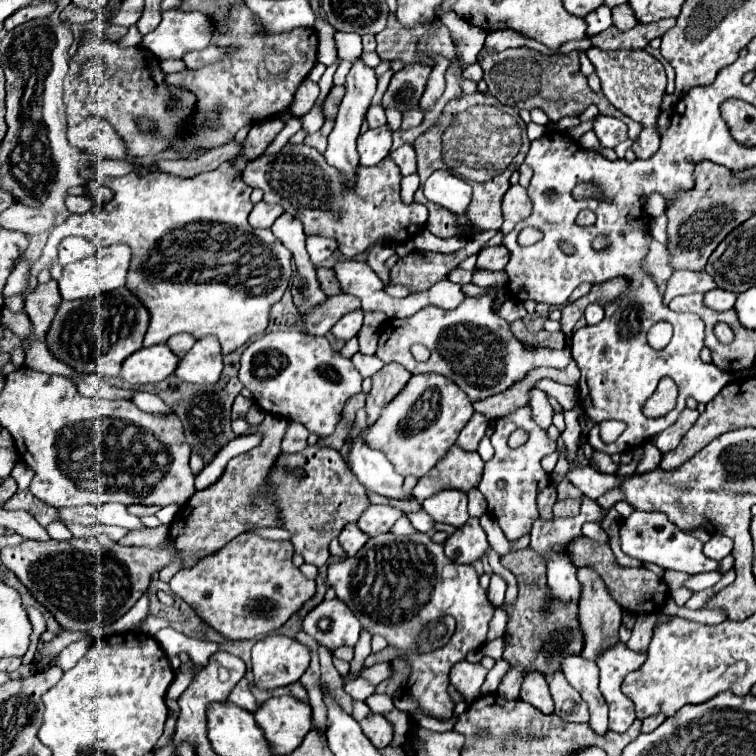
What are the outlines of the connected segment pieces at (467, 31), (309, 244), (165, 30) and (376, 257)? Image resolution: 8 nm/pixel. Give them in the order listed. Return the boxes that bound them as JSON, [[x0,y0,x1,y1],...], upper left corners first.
[[436,7,486,64],[306,236,336,266],[147,10,212,58],[366,240,396,286]]

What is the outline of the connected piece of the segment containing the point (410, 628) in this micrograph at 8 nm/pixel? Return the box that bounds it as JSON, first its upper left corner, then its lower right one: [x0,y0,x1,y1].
[328,532,494,720]

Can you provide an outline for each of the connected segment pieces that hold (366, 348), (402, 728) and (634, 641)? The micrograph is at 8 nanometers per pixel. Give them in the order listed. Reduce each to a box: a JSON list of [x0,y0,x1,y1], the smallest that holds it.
[[357,325,380,355],[384,710,410,746],[626,614,656,652]]

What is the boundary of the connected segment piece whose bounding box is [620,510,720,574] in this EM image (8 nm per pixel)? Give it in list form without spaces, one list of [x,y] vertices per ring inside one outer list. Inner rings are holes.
[[[636,510],[628,520],[620,526],[620,542],[622,550],[638,560],[646,560],[652,564],[658,564],[664,570],[676,570],[686,574],[698,574],[698,572],[714,572],[720,570],[718,560],[710,560],[702,552],[702,542],[684,530],[680,530],[676,524],[672,524],[664,514],[660,512],[642,512]]]

